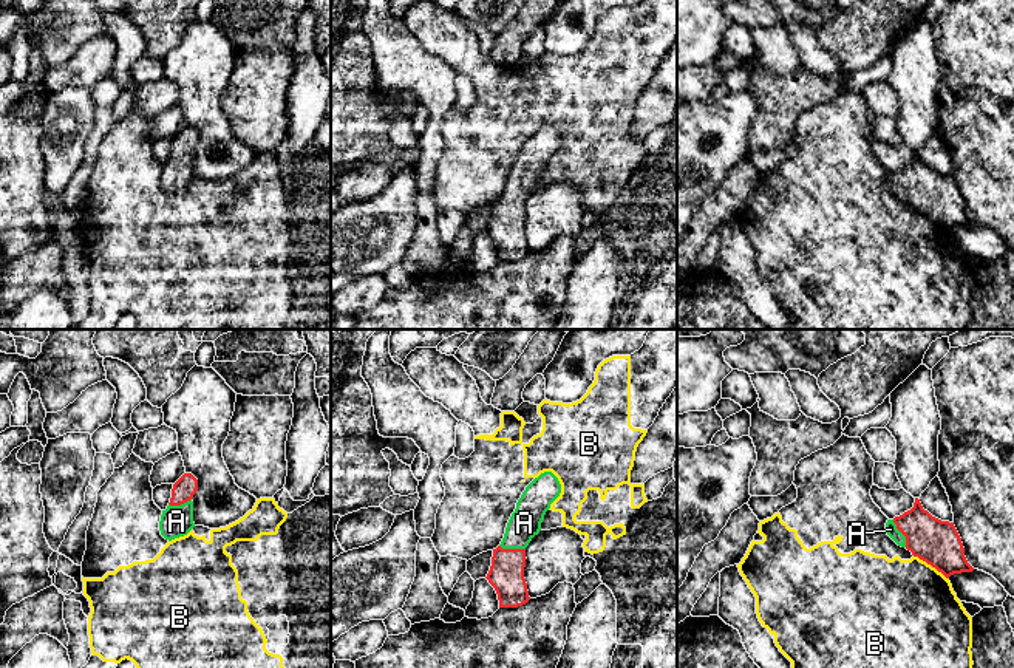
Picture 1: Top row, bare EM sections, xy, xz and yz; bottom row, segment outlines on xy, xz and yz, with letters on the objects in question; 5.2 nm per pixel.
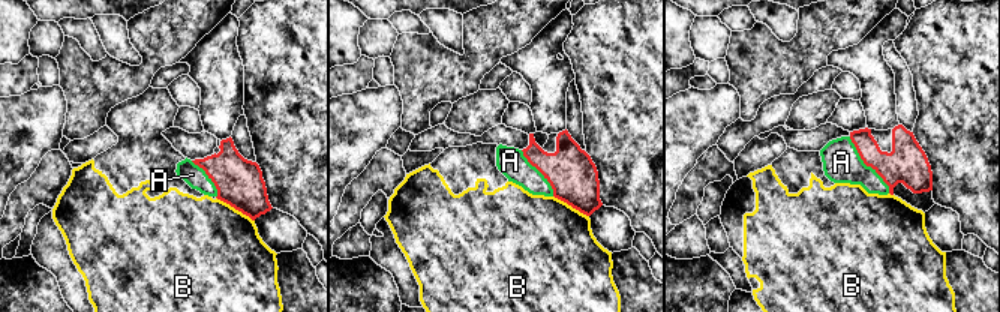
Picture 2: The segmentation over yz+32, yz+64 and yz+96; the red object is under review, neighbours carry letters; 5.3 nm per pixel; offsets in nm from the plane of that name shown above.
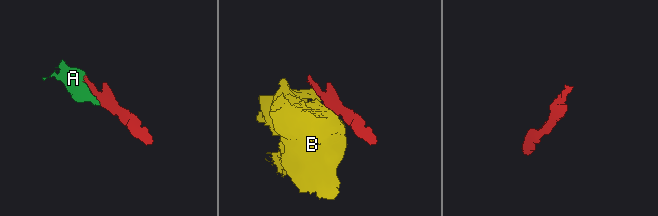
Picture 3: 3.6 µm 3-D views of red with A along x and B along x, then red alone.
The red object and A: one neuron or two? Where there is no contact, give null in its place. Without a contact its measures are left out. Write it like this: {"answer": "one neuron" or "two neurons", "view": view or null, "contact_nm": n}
{"answer": "one neuron", "view": "yz", "contact_nm": 160}

